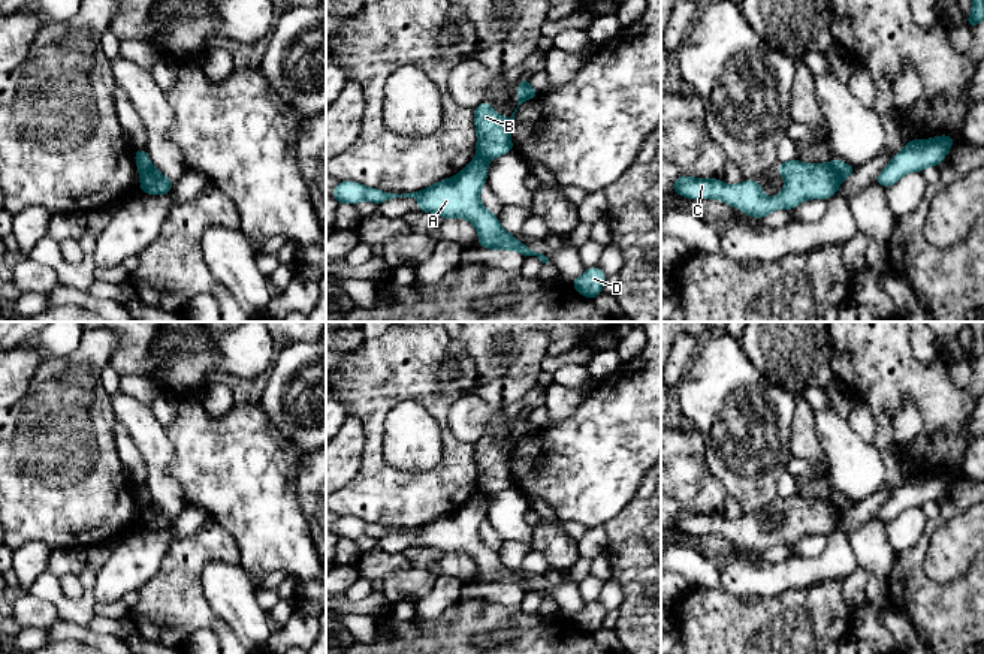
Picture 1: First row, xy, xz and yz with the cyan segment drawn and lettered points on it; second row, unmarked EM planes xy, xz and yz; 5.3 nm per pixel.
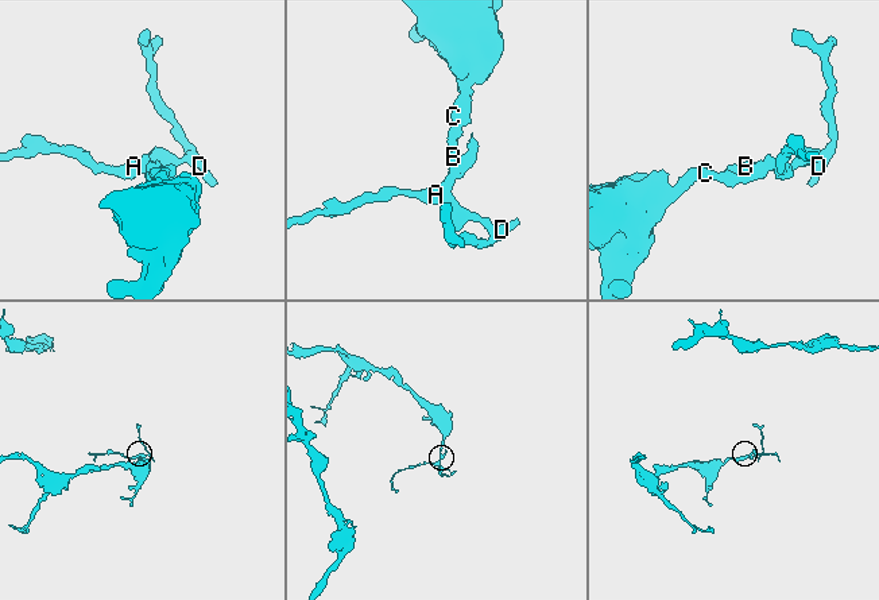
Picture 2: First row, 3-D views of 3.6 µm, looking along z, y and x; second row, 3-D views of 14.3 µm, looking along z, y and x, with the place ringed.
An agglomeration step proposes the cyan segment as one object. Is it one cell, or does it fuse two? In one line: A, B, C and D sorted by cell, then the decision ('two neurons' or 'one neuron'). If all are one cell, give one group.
A D / B C | two neurons

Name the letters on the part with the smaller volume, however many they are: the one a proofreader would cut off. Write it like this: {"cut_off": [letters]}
{"cut_off": ["A", "D"]}

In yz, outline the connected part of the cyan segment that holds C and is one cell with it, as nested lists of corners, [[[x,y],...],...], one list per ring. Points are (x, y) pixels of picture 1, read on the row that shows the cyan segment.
[[[793,159],[778,163],[776,171],[785,180],[785,189],[775,198],[764,198],[758,181],[745,180],[728,186],[719,178],[704,180],[677,177],[671,192],[688,199],[719,199],[742,210],[748,217],[764,218],[778,208],[794,210],[808,199],[828,199],[839,192],[840,178],[831,163],[802,163]]]

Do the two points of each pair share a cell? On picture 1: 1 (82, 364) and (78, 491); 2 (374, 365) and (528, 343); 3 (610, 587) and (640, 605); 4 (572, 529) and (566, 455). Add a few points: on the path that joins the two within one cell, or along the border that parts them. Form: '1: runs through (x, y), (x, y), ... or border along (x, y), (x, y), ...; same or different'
1: runs through (78, 395), (78, 460); same
2: border along (450, 337), (462, 344), (471, 359), (476, 383); different
3: border along (612, 578), (622, 591), (619, 608); different
4: border along (558, 521), (577, 521), (588, 529); different

